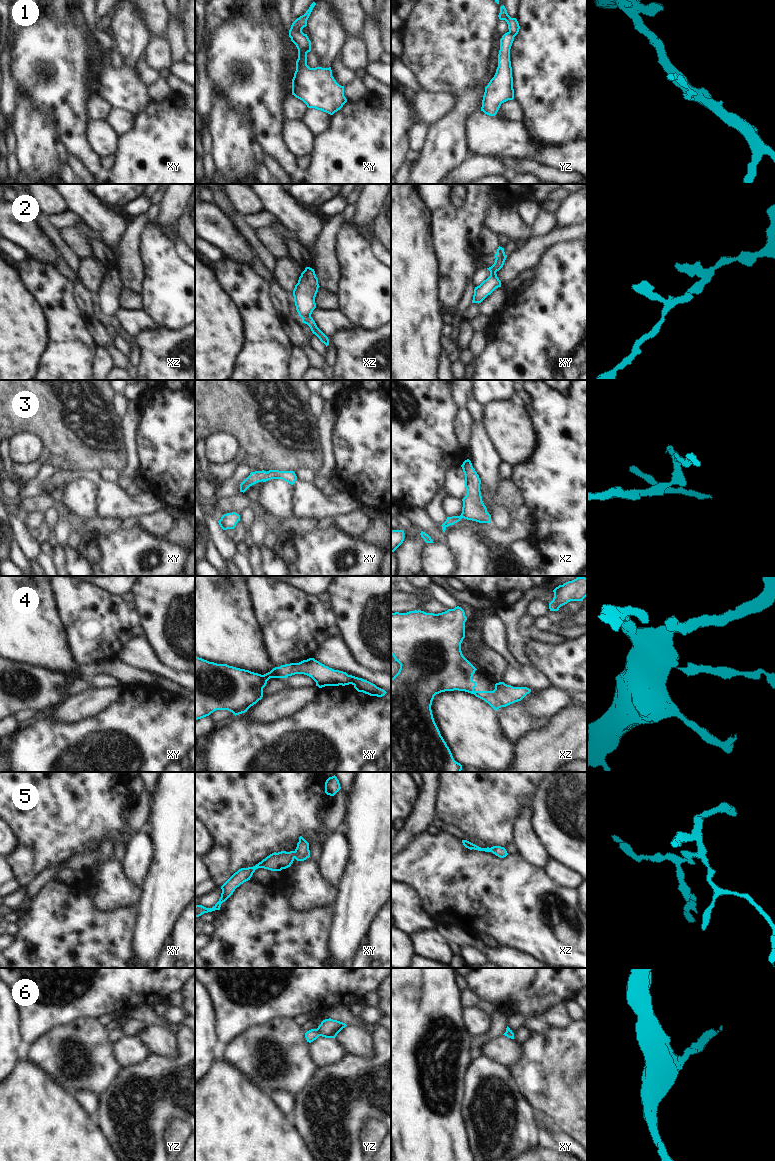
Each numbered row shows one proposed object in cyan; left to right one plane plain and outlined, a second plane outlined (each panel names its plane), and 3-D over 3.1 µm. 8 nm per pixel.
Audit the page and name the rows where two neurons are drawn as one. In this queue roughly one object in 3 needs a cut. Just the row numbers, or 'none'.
1, 2.

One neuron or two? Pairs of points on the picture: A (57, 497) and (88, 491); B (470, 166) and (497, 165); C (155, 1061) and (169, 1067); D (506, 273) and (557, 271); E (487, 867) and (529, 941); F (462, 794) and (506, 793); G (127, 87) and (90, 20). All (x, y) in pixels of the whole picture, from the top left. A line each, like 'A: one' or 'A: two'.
A: two
B: one
C: one
D: two
E: one
F: one
G: one

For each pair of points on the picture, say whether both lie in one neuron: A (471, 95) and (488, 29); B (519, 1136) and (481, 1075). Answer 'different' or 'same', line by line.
A: different
B: same

